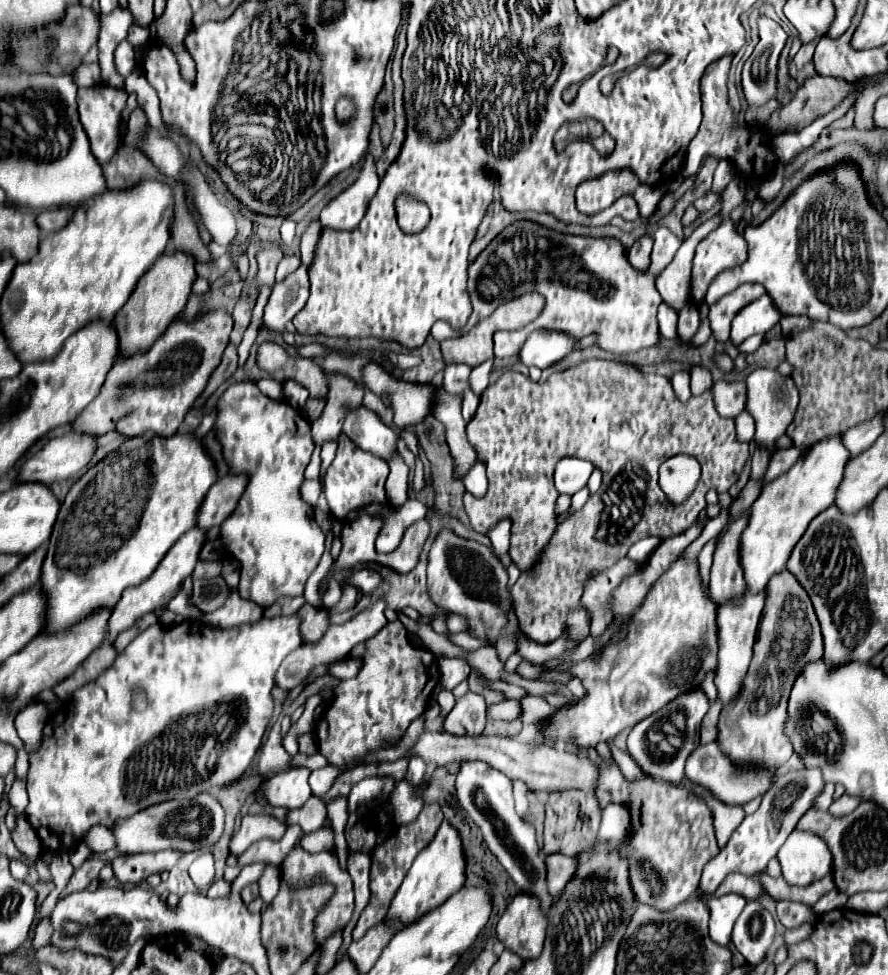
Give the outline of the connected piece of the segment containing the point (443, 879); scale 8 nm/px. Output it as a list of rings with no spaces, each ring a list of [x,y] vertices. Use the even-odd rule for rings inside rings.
[[[443,820],[435,838],[431,840],[431,844],[427,848],[423,848],[419,852],[419,856],[415,858],[403,884],[399,886],[399,892],[395,894],[391,908],[387,912],[387,920],[395,920],[403,926],[417,922],[429,910],[441,906],[449,896],[459,892],[463,888],[463,882],[465,882],[465,856],[463,856],[461,840],[459,840],[457,830],[451,828],[451,824],[447,820]]]

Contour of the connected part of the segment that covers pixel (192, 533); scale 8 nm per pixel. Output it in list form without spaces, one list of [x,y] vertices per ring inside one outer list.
[[[191,528],[189,532],[185,532],[177,542],[175,548],[171,548],[171,552],[167,552],[167,560],[163,560],[163,564],[159,564],[159,568],[143,582],[137,584],[135,588],[127,588],[119,600],[119,604],[113,608],[111,618],[109,618],[109,630],[107,630],[107,642],[113,642],[123,630],[131,628],[141,616],[155,612],[159,614],[163,608],[167,608],[167,604],[171,602],[171,598],[179,592],[183,580],[187,576],[191,576],[197,560],[199,560],[199,552],[201,546],[205,542],[205,532],[199,528]]]

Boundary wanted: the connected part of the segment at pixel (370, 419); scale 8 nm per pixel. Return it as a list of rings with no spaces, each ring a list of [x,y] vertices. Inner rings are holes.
[[[359,408],[349,412],[343,424],[343,432],[363,450],[373,452],[375,456],[389,460],[399,456],[397,450],[397,434],[381,422],[381,418],[367,408]]]

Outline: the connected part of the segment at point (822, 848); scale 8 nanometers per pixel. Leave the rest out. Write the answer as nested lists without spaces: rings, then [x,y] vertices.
[[[793,830],[777,858],[783,868],[783,878],[793,886],[809,886],[833,872],[831,852],[825,840],[807,830]]]

